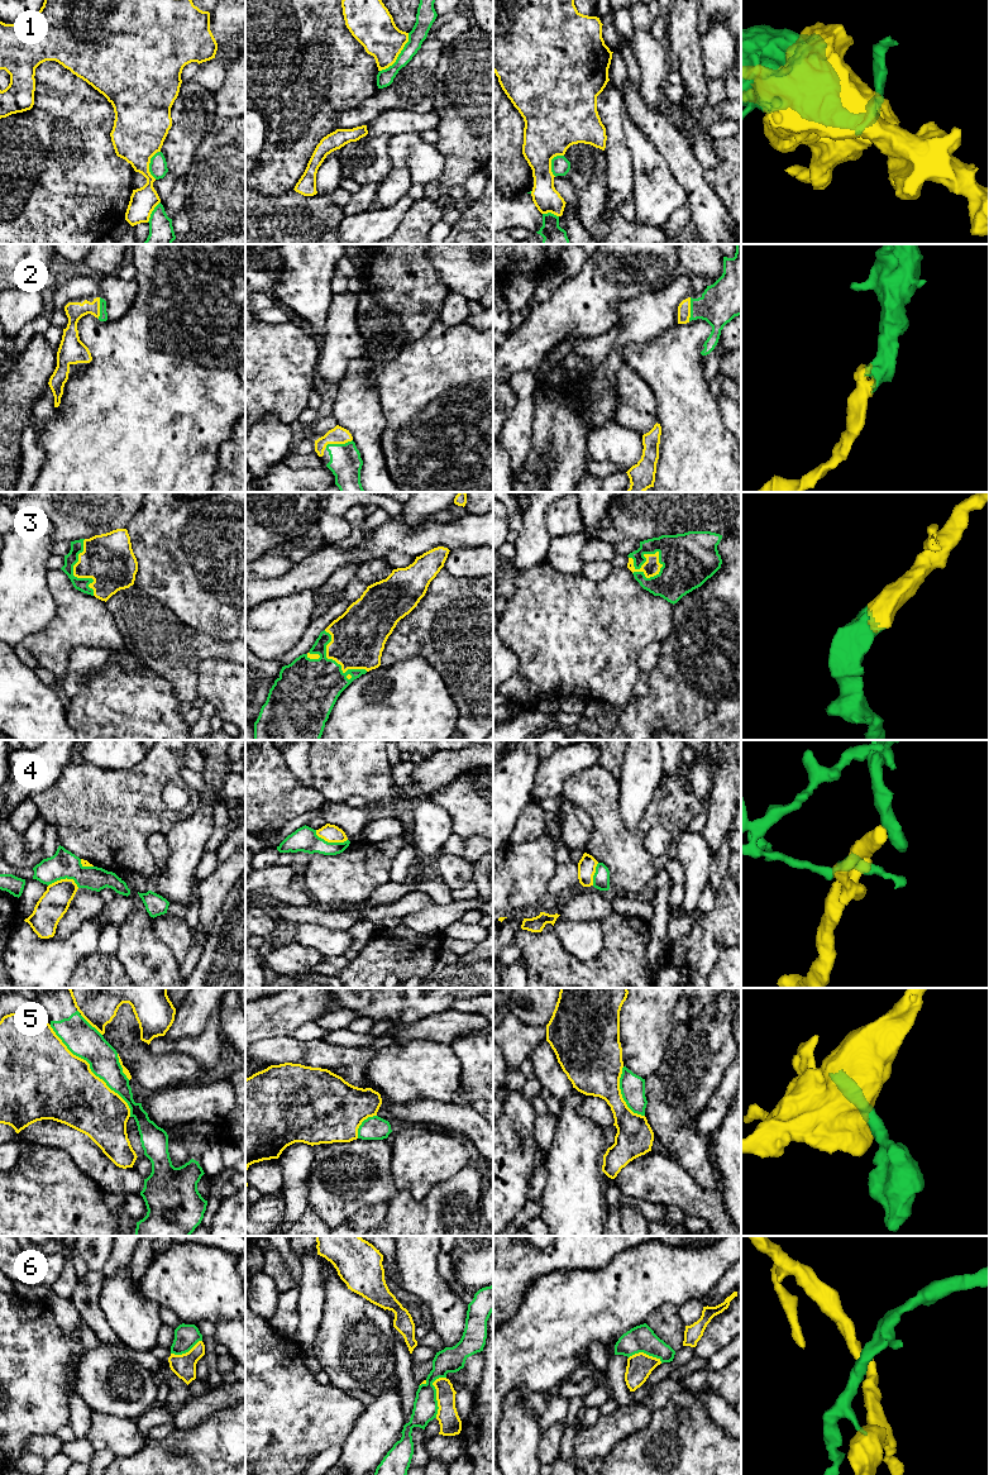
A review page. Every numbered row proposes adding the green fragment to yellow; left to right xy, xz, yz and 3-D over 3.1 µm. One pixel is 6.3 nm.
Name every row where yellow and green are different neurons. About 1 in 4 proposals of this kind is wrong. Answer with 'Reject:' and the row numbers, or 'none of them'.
Reject: 1, 4, 5, 6

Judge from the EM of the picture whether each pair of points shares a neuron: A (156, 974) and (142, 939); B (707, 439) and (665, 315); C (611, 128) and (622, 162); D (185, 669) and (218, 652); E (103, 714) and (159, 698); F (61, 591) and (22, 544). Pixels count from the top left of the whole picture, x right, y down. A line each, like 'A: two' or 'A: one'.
A: one
B: two
C: one
D: one
E: one
F: two

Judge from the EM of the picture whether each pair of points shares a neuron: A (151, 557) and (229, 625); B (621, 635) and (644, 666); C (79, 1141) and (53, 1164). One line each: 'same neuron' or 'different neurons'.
A: same neuron
B: different neurons
C: different neurons

